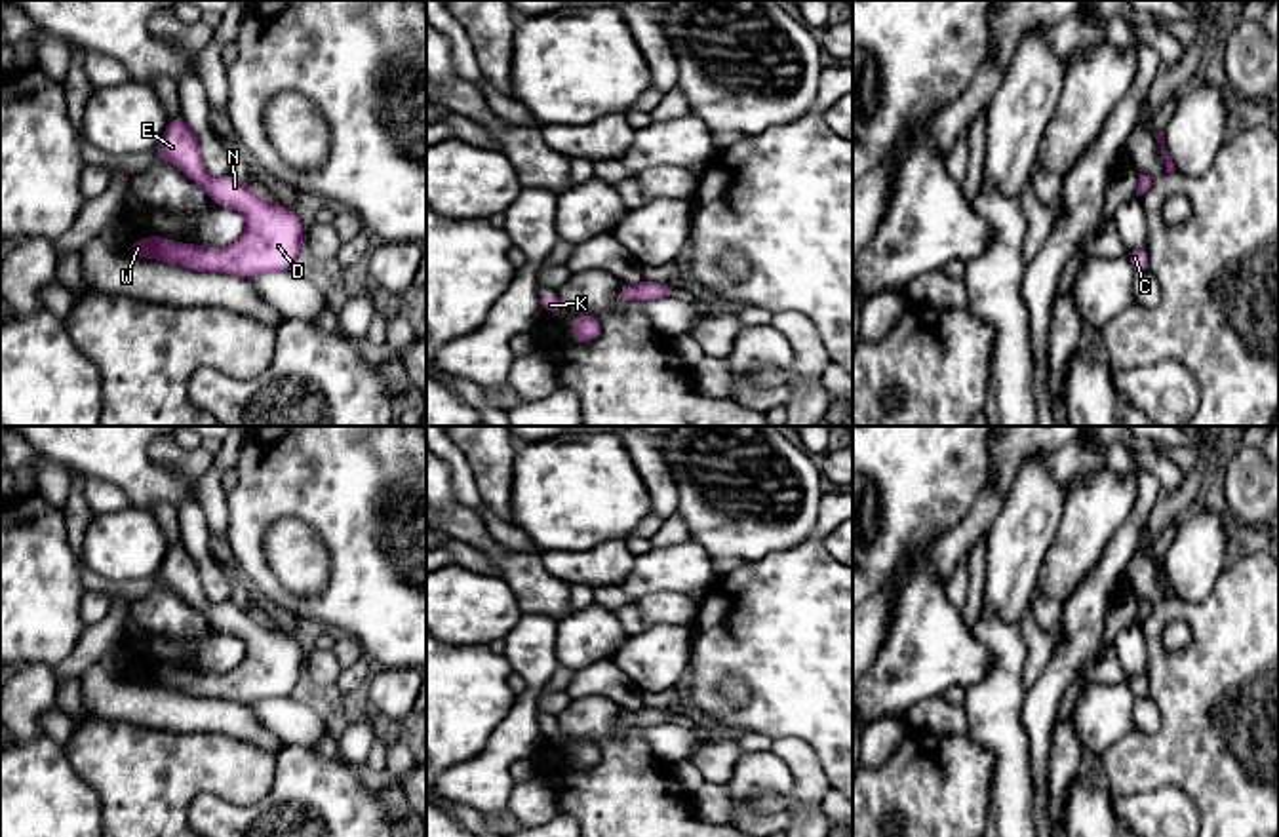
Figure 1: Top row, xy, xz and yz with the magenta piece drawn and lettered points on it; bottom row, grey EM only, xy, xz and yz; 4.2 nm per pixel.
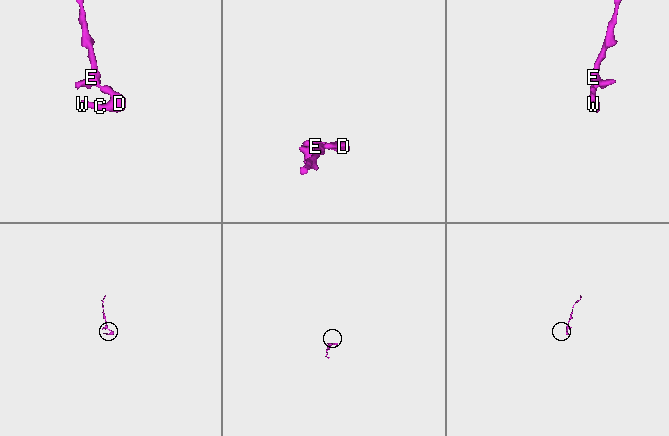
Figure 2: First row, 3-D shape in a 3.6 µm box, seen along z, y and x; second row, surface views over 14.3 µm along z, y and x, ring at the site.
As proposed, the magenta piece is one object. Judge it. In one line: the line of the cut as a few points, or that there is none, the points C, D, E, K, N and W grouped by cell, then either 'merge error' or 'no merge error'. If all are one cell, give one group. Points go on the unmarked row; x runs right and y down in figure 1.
no cut; C D E K N W; no merge error

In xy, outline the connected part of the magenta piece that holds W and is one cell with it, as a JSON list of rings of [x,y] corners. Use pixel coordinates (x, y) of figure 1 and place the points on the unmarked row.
[[[183,540],[167,550],[156,582],[173,588],[190,607],[202,611],[213,630],[238,635],[246,643],[247,654],[232,672],[223,675],[150,662],[129,670],[129,679],[200,698],[232,702],[291,696],[303,672],[301,645],[276,626],[259,624],[242,603],[209,603],[202,590],[198,565]]]

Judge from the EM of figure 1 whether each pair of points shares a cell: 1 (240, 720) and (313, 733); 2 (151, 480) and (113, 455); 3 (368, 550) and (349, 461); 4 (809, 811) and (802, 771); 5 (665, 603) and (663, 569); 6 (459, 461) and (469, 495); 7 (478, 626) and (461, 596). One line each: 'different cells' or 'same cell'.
1: different cells
2: same cell
3: same cell
4: same cell
5: different cells
6: same cell
7: same cell

